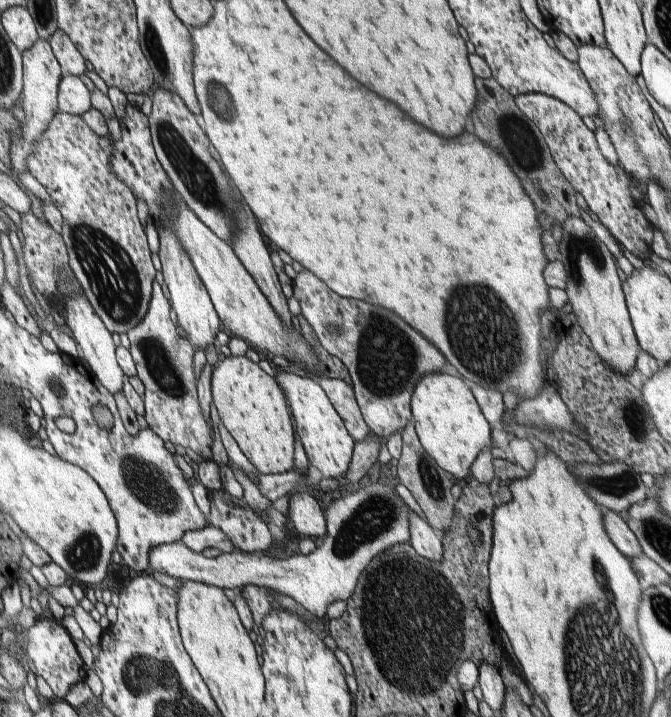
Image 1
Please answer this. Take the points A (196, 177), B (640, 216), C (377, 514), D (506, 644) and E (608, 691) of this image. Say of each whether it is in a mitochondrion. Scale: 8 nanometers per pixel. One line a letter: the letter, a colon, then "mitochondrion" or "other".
A: mitochondrion
B: other
C: mitochondrion
D: other
E: mitochondrion

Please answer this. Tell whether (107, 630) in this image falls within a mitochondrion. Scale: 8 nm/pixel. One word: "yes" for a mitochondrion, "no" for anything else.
no

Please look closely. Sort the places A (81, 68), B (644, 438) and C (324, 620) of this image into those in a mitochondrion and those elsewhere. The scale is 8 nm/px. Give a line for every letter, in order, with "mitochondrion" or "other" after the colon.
A: other
B: mitochondrion
C: other

